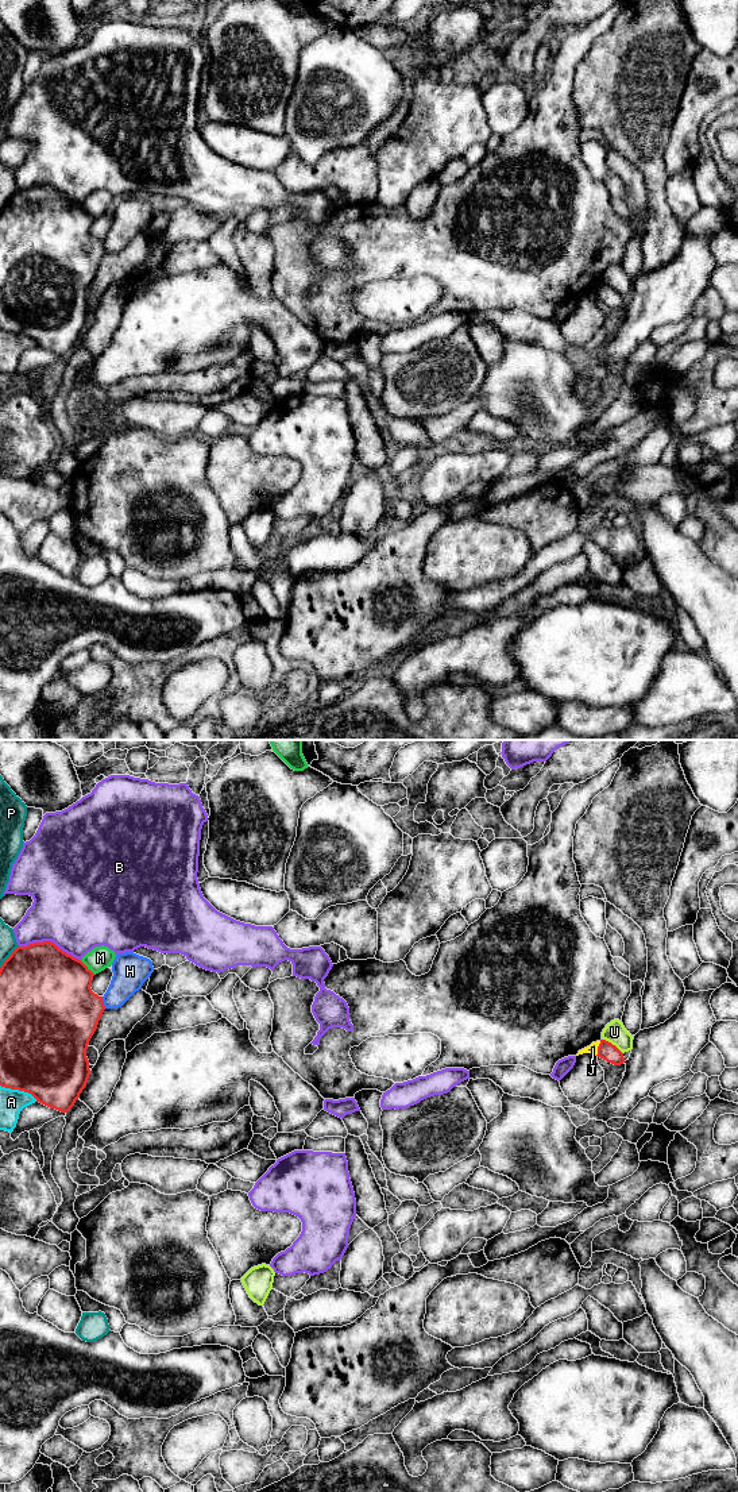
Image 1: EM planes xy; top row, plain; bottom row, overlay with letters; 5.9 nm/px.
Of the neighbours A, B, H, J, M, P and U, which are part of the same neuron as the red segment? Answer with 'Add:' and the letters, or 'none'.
Add: none

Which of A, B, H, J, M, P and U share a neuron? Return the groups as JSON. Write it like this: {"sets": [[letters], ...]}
{"sets": [["A"], ["B"], ["H"], ["J"], ["M"], ["P"], ["U"]]}

